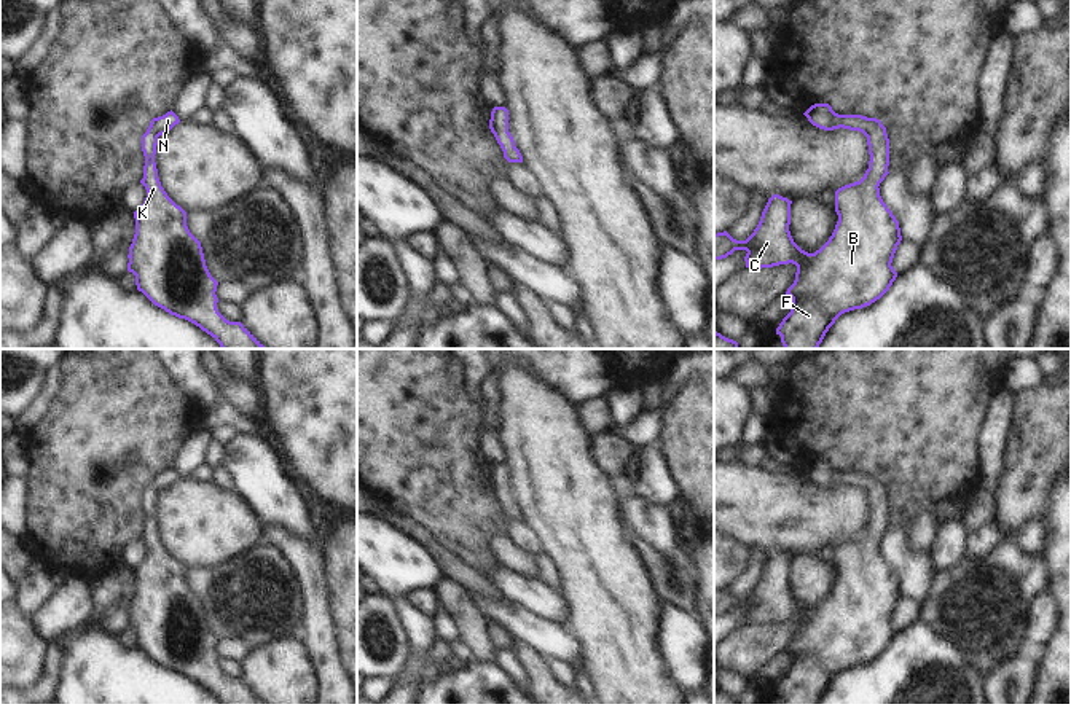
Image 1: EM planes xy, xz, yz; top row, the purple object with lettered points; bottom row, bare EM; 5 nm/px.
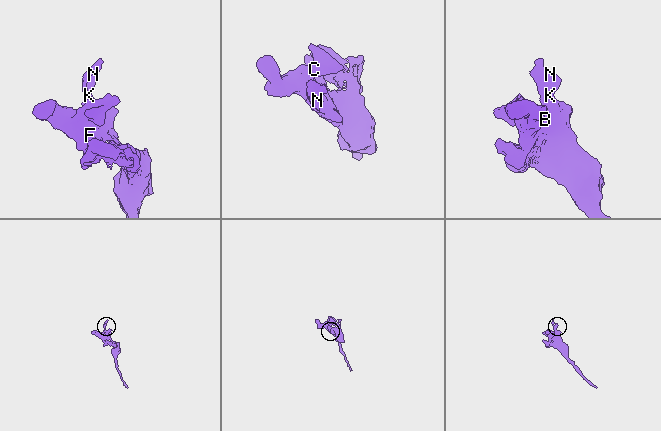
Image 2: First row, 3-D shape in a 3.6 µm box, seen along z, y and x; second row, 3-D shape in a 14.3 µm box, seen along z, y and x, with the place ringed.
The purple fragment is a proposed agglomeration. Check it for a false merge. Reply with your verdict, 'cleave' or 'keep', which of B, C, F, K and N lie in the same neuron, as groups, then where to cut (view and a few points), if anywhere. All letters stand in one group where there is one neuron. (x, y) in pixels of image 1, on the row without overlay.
keep; groups B C F K N; cut none

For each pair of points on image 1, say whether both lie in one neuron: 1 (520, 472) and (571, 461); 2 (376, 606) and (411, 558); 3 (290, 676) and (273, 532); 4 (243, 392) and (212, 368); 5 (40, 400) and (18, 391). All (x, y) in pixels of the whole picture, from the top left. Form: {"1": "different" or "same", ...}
{"1": "same", "2": "different", "3": "different", "4": "same", "5": "different"}

